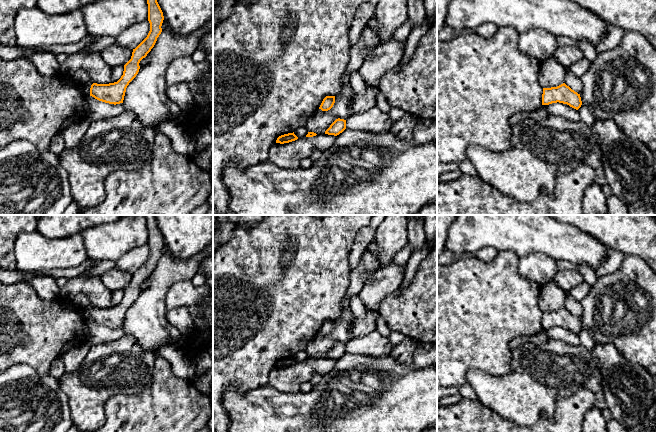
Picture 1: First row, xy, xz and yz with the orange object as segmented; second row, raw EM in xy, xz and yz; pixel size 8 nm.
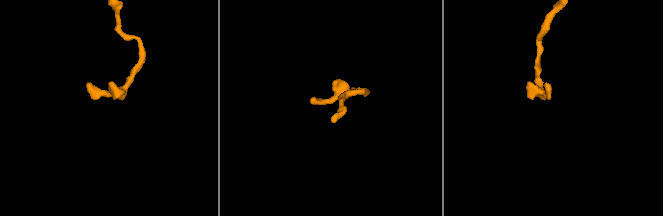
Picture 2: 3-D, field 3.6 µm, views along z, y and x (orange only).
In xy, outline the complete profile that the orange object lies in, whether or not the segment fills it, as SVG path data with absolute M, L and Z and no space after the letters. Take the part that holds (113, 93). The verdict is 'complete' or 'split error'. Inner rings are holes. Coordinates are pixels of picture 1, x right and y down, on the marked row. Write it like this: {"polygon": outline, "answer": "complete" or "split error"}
{"polygon": "M147 0L147 4L148 21L150 23L150 31L147 37L133 49L131 59L124 65L123 75L117 82L109 84L93 83L91 85L90 96L95 99L114 105L123 103L127 86L139 72L140 61L154 47L157 38L162 32L161 26L164 16L157 0Z", "answer": "complete"}

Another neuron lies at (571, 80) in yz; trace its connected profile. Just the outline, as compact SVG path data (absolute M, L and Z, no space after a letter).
M567 68L566 74L565 74L565 84L569 86L572 90L577 92L578 94L581 94L582 92L582 83L579 77L577 77L575 74L572 73L570 68Z

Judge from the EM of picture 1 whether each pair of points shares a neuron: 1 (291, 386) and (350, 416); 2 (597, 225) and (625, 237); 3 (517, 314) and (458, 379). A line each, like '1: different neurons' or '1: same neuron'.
1: different neurons
2: same neuron
3: same neuron

